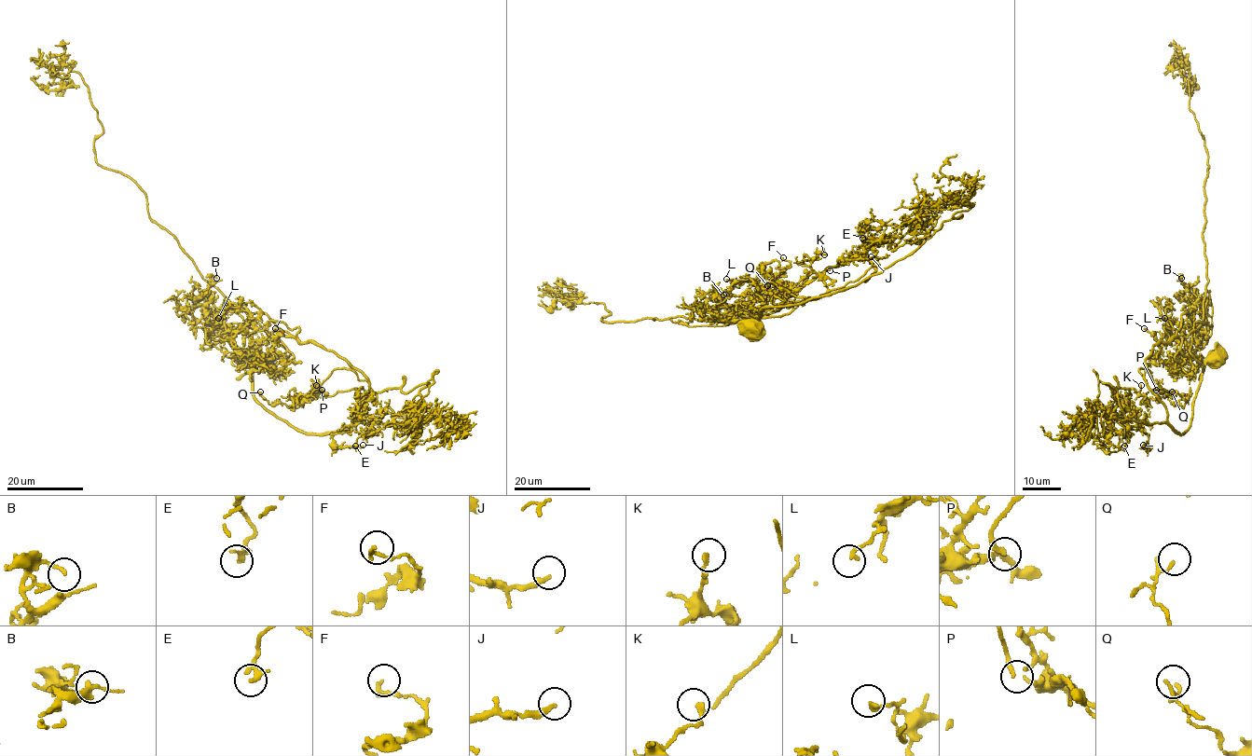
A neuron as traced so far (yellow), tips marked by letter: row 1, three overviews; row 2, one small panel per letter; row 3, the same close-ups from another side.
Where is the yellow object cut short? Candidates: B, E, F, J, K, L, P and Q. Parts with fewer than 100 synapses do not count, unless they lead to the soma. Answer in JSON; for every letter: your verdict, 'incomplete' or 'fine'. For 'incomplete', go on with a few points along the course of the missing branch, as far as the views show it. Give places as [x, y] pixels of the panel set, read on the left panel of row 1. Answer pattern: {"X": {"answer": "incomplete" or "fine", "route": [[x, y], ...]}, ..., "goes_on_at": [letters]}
{"B": {"answer": "fine"}, "E": {"answer": "fine"}, "F": {"answer": "fine"}, "J": {"answer": "fine"}, "K": {"answer": "fine"}, "L": {"answer": "fine"}, "P": {"answer": "fine"}, "Q": {"answer": "fine"}, "goes_on_at": []}

